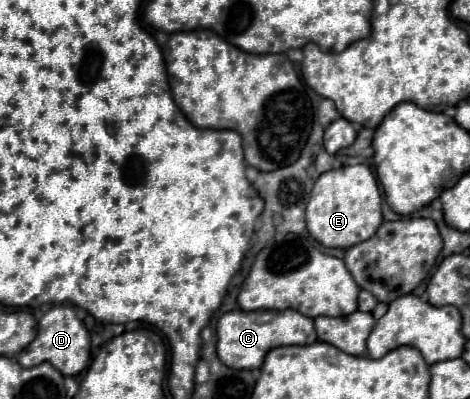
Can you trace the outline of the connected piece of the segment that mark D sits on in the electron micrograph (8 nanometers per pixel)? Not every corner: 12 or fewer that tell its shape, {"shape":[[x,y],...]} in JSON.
{"shape":[[52,307],[16,359],[48,361],[64,377],[90,363],[90,335],[74,307]]}

